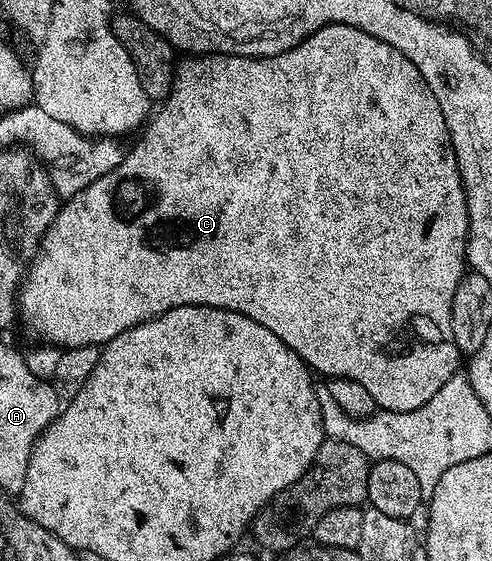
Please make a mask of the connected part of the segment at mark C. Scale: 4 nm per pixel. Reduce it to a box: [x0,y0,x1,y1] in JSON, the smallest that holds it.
[18,25,468,413]

